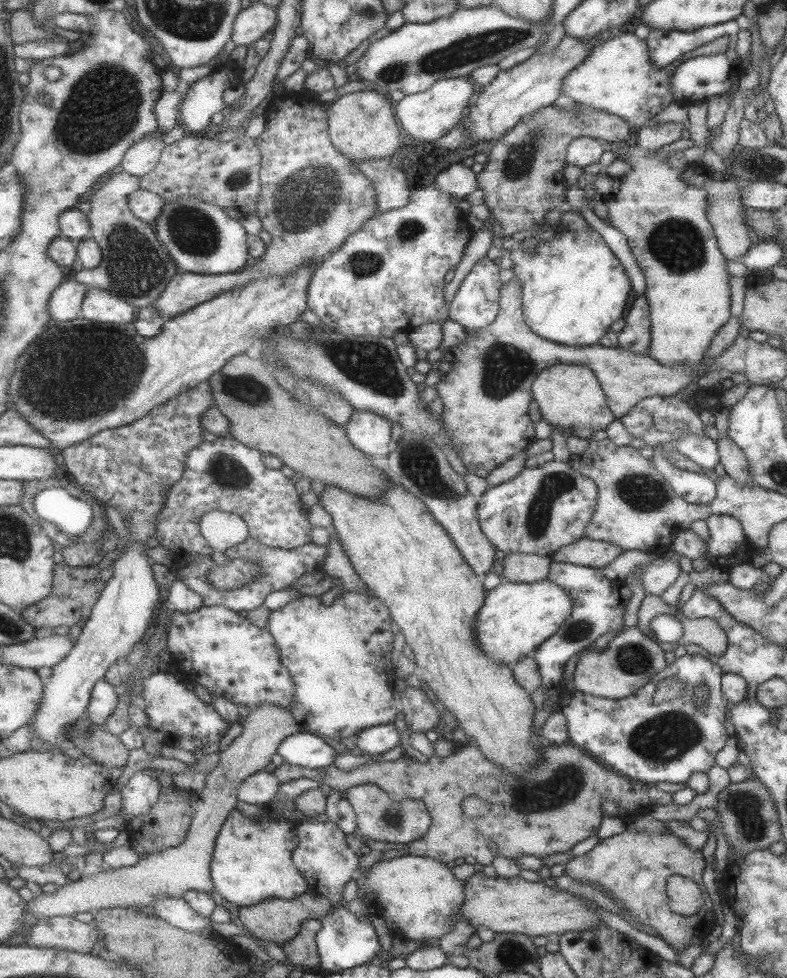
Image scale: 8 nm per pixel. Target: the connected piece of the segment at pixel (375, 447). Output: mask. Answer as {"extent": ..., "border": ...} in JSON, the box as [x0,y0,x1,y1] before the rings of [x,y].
{"extent":[345,409,391,457],"border":[[[355,409],[345,427],[359,450],[385,457],[389,452],[387,444],[391,440],[391,423],[388,418],[372,410]]]}

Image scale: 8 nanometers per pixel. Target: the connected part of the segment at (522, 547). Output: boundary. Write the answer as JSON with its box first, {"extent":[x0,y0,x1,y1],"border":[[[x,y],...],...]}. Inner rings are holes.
{"extent":[477,458,597,556],"border":[[[555,458],[549,462],[540,461],[539,465],[536,468],[526,468],[521,470],[518,476],[511,478],[511,480],[507,480],[498,486],[489,487],[483,496],[477,500],[477,514],[478,523],[480,526],[480,530],[483,532],[485,538],[489,540],[489,543],[498,549],[502,553],[523,553],[523,554],[537,554],[539,556],[551,556],[551,554],[555,553],[557,549],[561,549],[561,546],[571,545],[573,542],[584,538],[584,529],[591,519],[593,515],[593,510],[596,506],[597,499],[597,488],[593,481],[589,478],[583,477],[579,475],[579,472],[573,471],[571,466],[569,466],[569,462],[563,463]]]}

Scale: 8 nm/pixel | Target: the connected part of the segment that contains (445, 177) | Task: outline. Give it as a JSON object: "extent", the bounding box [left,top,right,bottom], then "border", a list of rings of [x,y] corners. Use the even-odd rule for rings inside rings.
{"extent":[430,162,477,201],"border":[[[459,162],[440,170],[434,178],[431,178],[430,183],[441,192],[447,193],[455,201],[460,201],[477,189],[476,182],[476,173]]]}

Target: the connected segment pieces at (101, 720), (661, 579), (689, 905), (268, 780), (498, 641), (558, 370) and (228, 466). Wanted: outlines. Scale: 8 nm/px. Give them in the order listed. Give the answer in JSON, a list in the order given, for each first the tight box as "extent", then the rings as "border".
[{"extent":[88,679,120,726],"border":[[[101,679],[93,689],[93,696],[88,706],[90,717],[95,724],[105,726],[109,716],[115,712],[119,706],[120,688],[109,684],[107,680]]]},{"extent":[642,554,680,596],"border":[[[657,554],[642,574],[642,585],[647,595],[660,596],[680,573],[679,555],[663,556]]]},{"extent":[666,875,703,916],"border":[[[671,875],[666,882],[668,907],[677,914],[691,916],[703,904],[701,889],[690,878]]]},{"extent":[239,769,282,806],"border":[[[271,769],[252,774],[239,787],[239,800],[249,804],[264,806],[273,802],[281,790],[282,780]]]},{"extent":[473,579,569,666],"border":[[[545,579],[527,584],[503,580],[485,593],[473,623],[474,640],[487,658],[511,666],[549,638],[569,614],[569,595],[551,581]]]},{"extent":[530,364,616,439],"border":[[[557,364],[545,368],[535,375],[530,391],[542,419],[560,429],[564,435],[591,439],[595,432],[605,430],[607,424],[616,419],[607,406],[594,372],[586,366]]]},{"extent":[158,435,313,555],"border":[[[231,435],[217,436],[214,441],[203,441],[188,454],[184,478],[169,490],[165,510],[159,516],[158,534],[160,546],[171,551],[183,551],[196,555],[210,555],[211,549],[205,536],[201,535],[201,518],[209,512],[221,510],[241,516],[250,526],[252,538],[269,548],[293,550],[313,542],[313,525],[308,518],[309,509],[301,502],[295,480],[281,470],[267,468],[260,450],[247,446]]]}]

